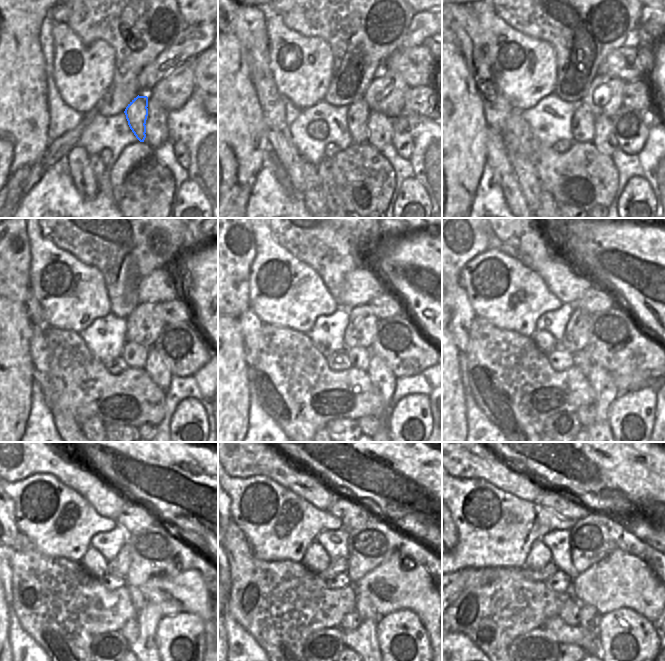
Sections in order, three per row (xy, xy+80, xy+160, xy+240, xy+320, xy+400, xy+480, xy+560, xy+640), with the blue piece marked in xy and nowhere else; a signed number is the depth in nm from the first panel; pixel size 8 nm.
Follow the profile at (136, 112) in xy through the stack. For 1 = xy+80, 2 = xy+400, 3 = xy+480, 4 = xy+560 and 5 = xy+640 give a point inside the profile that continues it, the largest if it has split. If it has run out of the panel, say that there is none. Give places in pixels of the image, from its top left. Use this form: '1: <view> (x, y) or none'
1: xy+80 (359, 113)
2: xy+400 (582, 361)
3: xy+480 (138, 600)
4: xy+560 (364, 608)
5: xy+640 (589, 617)

